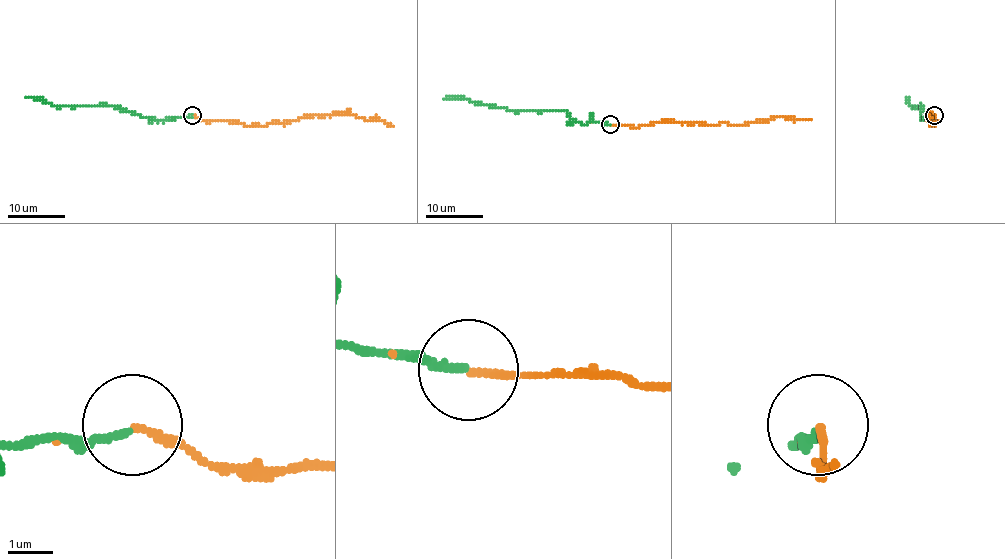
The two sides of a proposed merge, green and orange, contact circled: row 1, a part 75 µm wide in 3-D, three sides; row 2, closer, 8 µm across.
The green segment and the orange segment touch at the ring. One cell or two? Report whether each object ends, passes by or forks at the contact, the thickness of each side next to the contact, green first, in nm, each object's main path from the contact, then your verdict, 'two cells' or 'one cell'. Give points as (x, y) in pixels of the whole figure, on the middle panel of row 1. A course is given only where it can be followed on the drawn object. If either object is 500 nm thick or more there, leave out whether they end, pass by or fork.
green ends | orange ends | 170/150 nm | green via (611, 124), (573, 123), (562, 110), (525, 111), (459, 98), (443, 100) | orange via (611, 124), (638, 127), (672, 120), (714, 125), (721, 123), (748, 124), (774, 117), (810, 118) | one cell

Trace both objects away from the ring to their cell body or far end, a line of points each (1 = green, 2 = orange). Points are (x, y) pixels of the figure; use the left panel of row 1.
1: (193, 115), (148, 119), (107, 105), (58, 106), (31, 96), (25, 98)
2: (193, 115), (203, 119), (254, 125), (349, 112), (356, 117), (381, 119), (392, 127)

